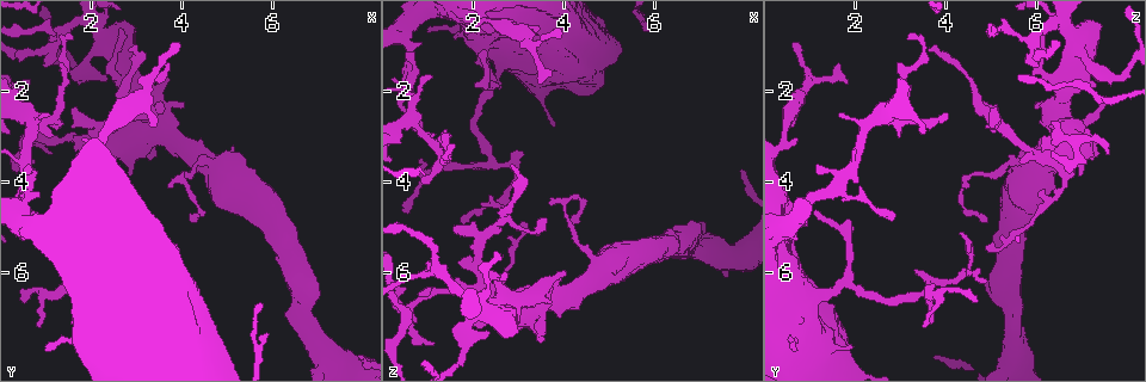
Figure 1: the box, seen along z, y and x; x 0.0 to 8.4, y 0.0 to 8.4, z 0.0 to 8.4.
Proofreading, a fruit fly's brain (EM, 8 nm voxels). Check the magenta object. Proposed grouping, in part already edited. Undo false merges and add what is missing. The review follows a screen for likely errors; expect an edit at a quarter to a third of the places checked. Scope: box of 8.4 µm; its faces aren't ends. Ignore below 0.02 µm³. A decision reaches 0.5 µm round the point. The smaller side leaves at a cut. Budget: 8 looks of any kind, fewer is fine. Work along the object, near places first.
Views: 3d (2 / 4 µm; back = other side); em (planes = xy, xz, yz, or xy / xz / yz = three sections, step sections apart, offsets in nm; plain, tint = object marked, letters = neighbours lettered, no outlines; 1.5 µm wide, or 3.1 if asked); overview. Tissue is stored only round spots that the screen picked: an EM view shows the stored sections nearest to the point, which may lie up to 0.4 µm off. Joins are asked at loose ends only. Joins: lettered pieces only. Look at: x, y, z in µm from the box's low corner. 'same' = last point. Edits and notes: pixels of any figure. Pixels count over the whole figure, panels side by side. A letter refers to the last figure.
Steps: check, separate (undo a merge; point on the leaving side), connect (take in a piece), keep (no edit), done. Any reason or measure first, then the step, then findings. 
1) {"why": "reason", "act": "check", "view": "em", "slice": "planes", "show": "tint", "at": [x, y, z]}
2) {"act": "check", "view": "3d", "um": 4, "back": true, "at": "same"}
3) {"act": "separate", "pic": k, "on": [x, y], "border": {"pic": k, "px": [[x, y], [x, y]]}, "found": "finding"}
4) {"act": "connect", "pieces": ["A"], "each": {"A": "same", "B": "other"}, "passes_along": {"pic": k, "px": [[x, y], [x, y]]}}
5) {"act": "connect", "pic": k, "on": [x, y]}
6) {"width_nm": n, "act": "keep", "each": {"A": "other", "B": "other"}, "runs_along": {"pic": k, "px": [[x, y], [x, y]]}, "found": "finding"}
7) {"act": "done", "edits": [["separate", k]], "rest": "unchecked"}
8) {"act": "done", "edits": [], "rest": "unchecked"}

{"why": "arms part here", "act": "check", "view": "em", "slice": "xz", "step": 8, "show": "tint", "at": [2.40, 6.45, 3.55]}

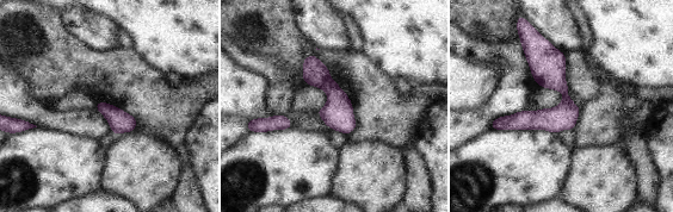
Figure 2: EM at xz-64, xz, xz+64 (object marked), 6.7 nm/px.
{"act": "check", "view": "em", "slice": "planes", "show": "letters", "at": "same"}

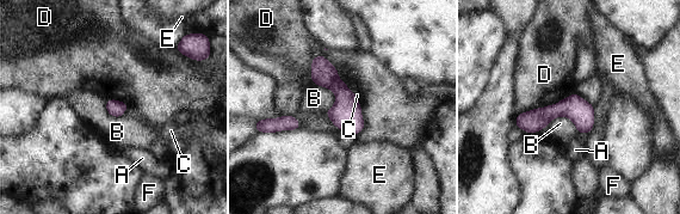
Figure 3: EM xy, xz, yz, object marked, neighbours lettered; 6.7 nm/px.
{"act": "keep", "each": {"A": "other", "B": "other", "C": "other", "D": "other", "E": "other", "F": "other"}, "runs_along": {"pic": 3, "px": [[317, 59], [341, 90], [354, 132]]}, "found": "one neuron here"}

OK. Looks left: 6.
{"why": "an open end", "act": "check", "view": "em", "slice": "planes", "show": "letters", "at": [0.50, 3.75, 1.10]}

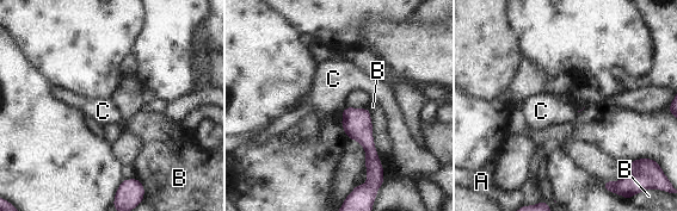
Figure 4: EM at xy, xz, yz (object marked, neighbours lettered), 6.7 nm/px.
{"act": "keep", "each": {"A": "other", "B": "other", "C": "other"}, "border": {"pic": 4, "px": [[345, 106], [342, 112]]}, "found": "no lettered piece goes on from it"}

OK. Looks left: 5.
{"why": "sharp bend", "act": "check", "view": "3d", "um": 2, "at": [1.30, 3.00, 6.45]}

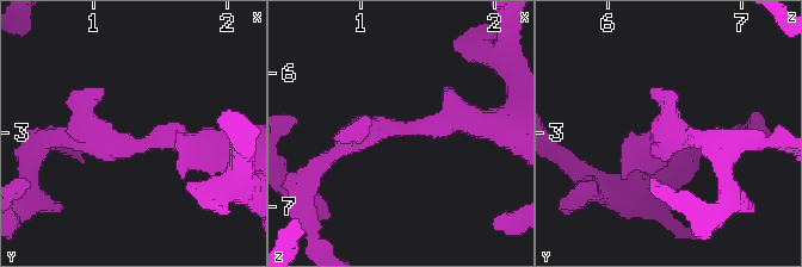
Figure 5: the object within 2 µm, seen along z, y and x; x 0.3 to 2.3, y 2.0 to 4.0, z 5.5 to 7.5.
{"arm_widths_nm": [170, 220], "why": "now the EM", "act": "check", "view": "em", "slice": "planes", "show": "tint", "at": [1.32, 3.06, 6.42]}

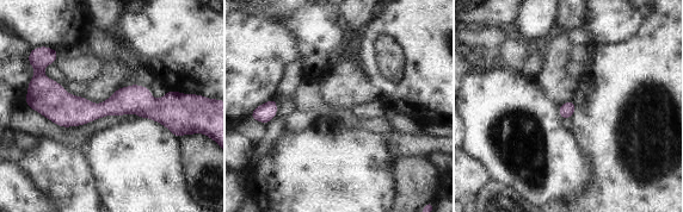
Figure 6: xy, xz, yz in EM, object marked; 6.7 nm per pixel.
{"act": "check", "view": "em", "slice": "planes", "show": "letters", "at": "same"}

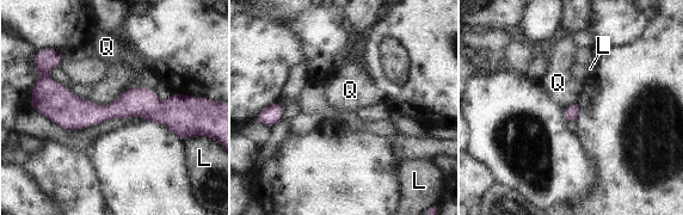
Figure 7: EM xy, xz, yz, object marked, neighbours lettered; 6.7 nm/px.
{"act": "keep", "each": {"L": "other", "Q": "other"}, "runs_along": {"pic": 7, "px": [[34, 98], [69, 112], [170, 103]]}, "found": "continuous, no second neuron"}

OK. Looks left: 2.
{"act": "done", "edits": [], "rest": "unchecked"}

